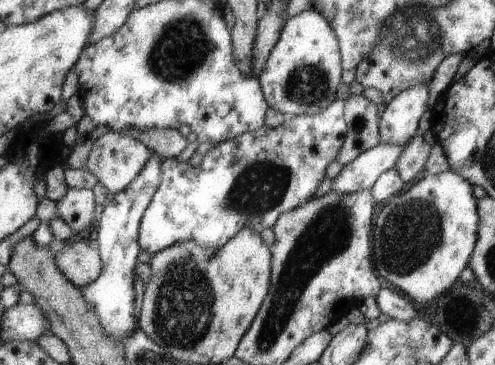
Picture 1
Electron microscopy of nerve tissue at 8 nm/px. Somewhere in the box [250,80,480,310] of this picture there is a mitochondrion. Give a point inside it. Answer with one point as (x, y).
(411, 232)

